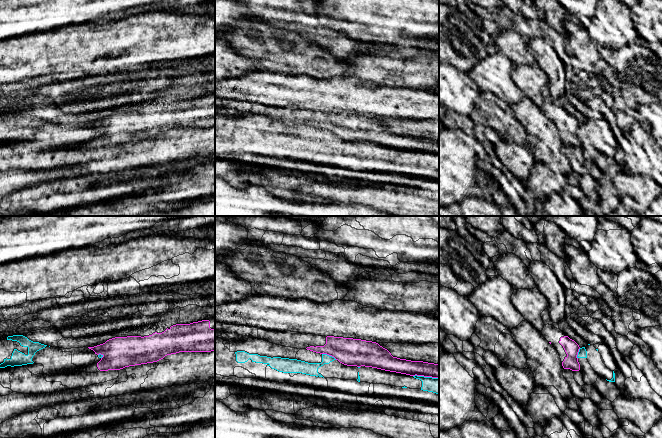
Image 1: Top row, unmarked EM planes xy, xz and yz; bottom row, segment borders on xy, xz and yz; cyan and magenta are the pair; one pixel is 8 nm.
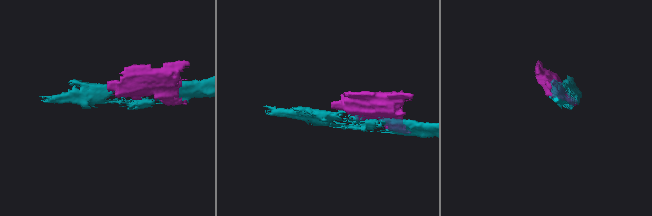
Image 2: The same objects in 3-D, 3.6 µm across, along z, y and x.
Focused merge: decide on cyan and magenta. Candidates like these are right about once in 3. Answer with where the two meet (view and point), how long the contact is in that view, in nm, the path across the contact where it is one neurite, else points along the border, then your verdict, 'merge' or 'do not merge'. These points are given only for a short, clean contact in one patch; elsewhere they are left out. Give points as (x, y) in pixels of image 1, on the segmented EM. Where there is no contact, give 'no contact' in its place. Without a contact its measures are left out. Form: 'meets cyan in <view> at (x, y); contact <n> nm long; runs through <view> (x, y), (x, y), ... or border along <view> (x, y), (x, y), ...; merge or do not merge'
meets cyan in xz at (328, 355); contact 130 nm long; do not merge

